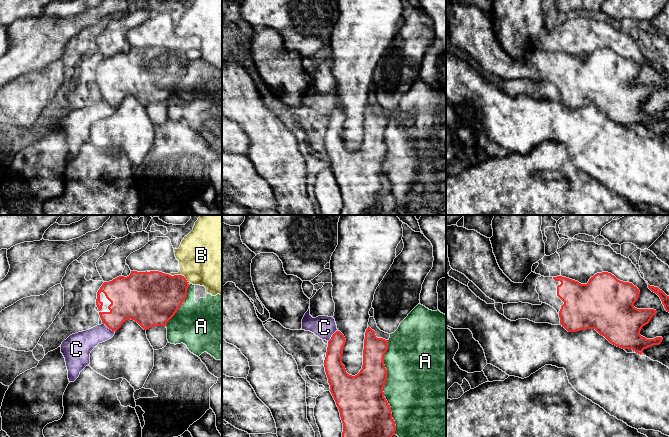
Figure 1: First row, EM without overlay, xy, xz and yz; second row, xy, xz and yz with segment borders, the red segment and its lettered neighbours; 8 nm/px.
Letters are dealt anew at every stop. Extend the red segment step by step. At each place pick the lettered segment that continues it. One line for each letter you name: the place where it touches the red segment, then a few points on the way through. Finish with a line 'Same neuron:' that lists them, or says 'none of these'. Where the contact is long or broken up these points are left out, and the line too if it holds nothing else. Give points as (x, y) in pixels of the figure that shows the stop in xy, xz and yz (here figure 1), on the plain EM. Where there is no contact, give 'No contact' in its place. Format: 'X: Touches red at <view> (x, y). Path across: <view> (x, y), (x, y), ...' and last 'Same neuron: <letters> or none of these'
Same neuron: none of these

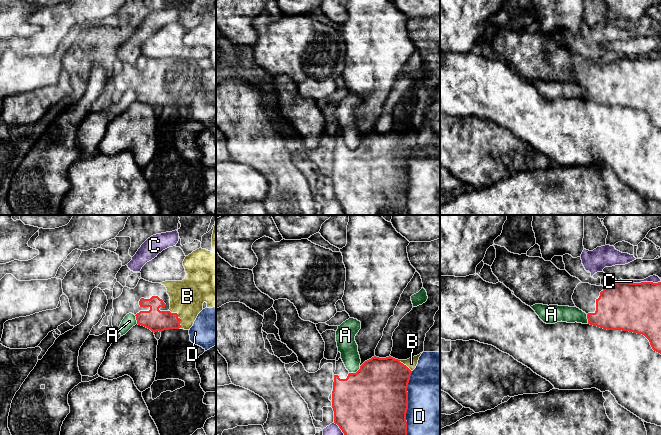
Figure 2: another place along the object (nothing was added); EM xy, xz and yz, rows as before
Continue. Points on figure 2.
Same neuron: none of these

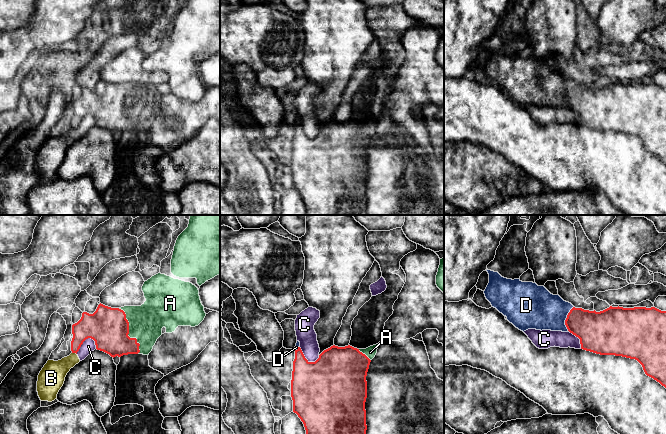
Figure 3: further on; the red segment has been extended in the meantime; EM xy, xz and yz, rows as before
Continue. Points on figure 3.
D: Touches red at yz (566, 95)
Same neuron: D

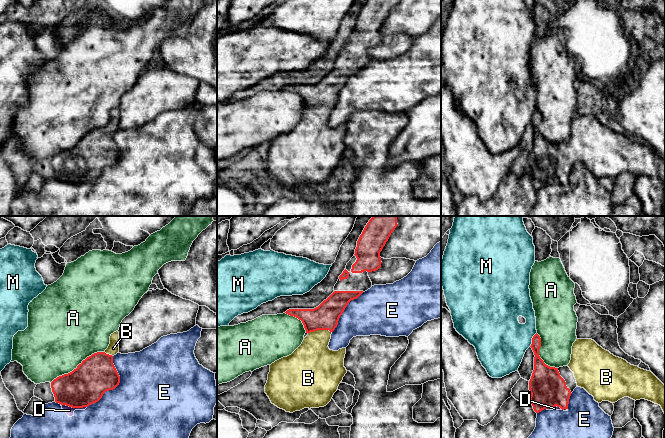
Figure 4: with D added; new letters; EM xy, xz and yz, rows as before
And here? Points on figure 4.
B: Touches red at xz (319, 105). Path across: xz (326, 92), (319, 99), (319, 105), (313, 135)
Same neuron: B

